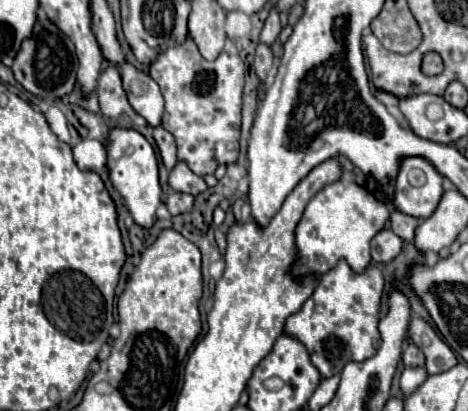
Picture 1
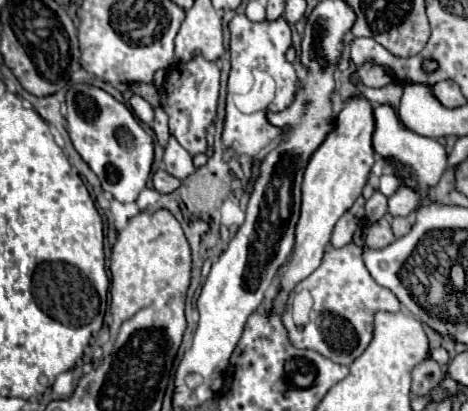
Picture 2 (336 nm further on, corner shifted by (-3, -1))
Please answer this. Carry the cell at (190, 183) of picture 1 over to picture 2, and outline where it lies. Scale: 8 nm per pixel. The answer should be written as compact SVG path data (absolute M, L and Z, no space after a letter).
M171 136L169 138L169 144L165 148L165 156L163 156L163 162L165 162L165 170L179 178L179 180L185 180L187 176L191 176L191 172L195 172L195 166L191 162L191 156L189 152Z

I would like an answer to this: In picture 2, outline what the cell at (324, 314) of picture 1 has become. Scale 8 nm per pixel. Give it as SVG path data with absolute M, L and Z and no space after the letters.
M354 243L325 252L321 266L309 278L299 282L299 286L311 292L315 304L311 310L311 320L303 330L295 328L293 316L289 310L281 316L293 346L303 348L303 350L315 350L323 354L325 358L337 364L345 364L345 366L357 360L367 348L367 344L371 344L375 312L379 310L399 312L401 310L401 302L395 298L395 294L379 286L371 278L371 274L367 272L363 264L363 250Z

